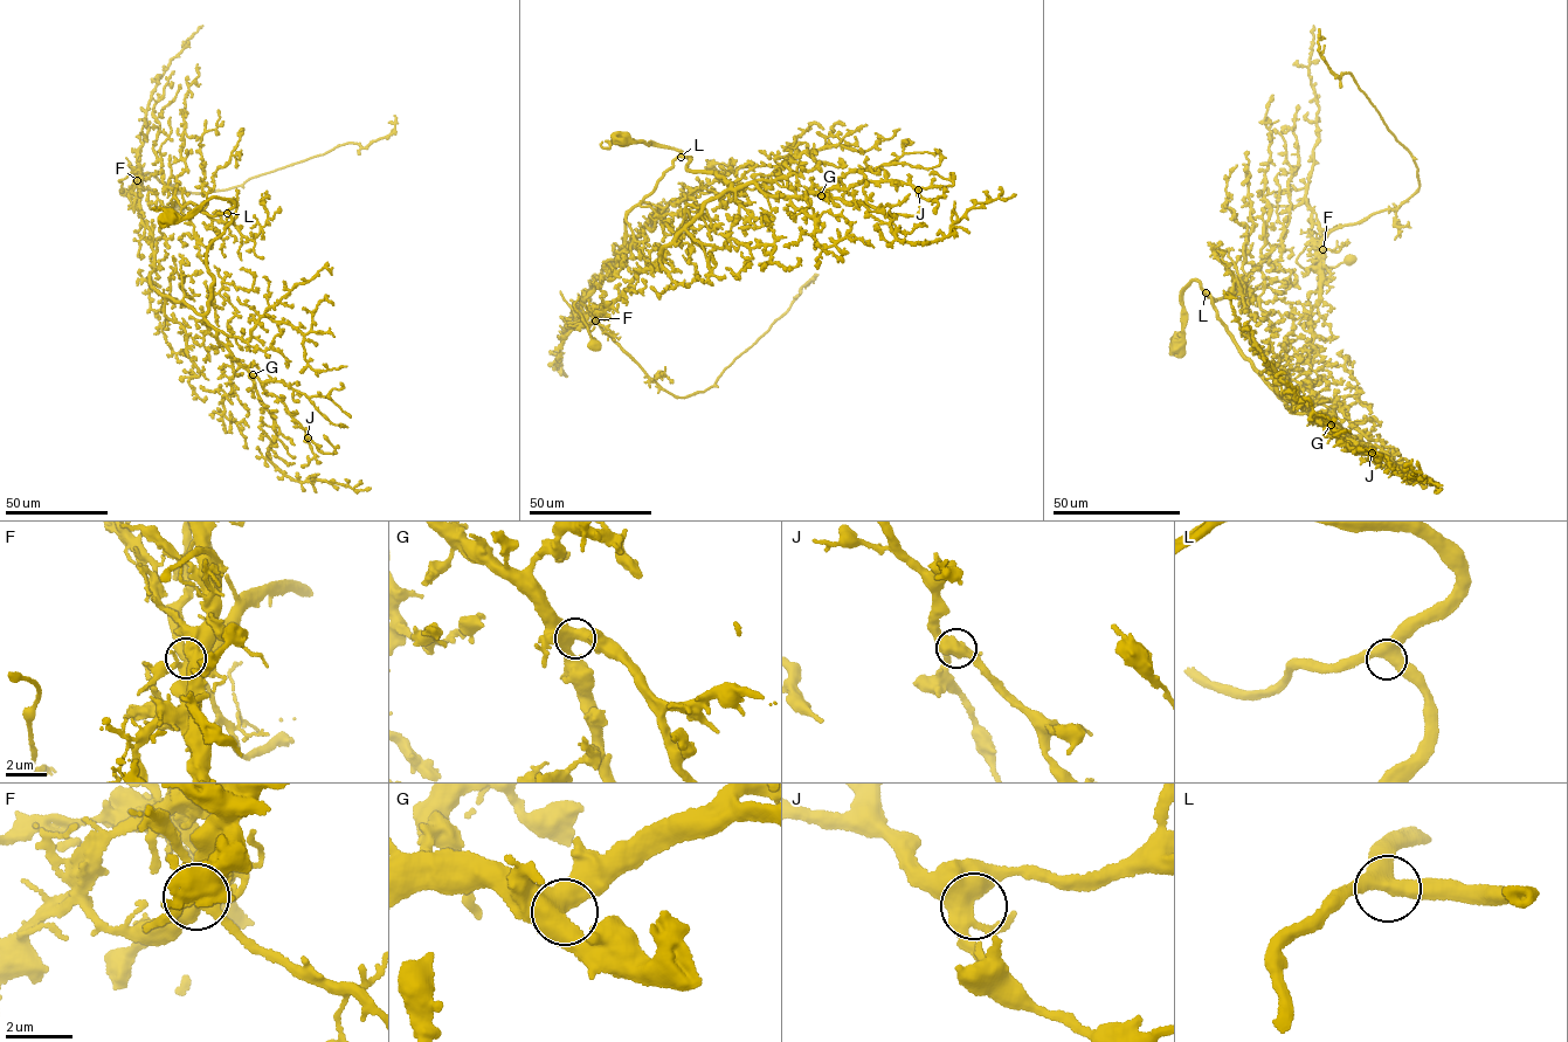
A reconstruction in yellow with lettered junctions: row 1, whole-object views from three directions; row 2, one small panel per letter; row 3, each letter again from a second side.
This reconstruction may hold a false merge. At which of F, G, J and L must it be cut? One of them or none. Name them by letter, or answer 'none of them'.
F

